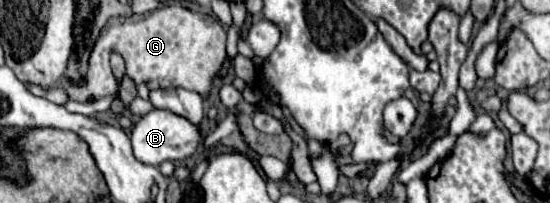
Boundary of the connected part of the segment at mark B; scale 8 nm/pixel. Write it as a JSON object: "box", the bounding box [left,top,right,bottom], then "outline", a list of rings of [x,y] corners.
{"box":[130,109,202,165],"outline":[[[152,109],[134,125],[130,139],[132,139],[134,155],[138,161],[148,163],[148,165],[160,165],[162,161],[182,161],[182,159],[192,157],[202,141],[202,133],[200,133],[200,125],[190,123],[188,119],[172,111]]]}

